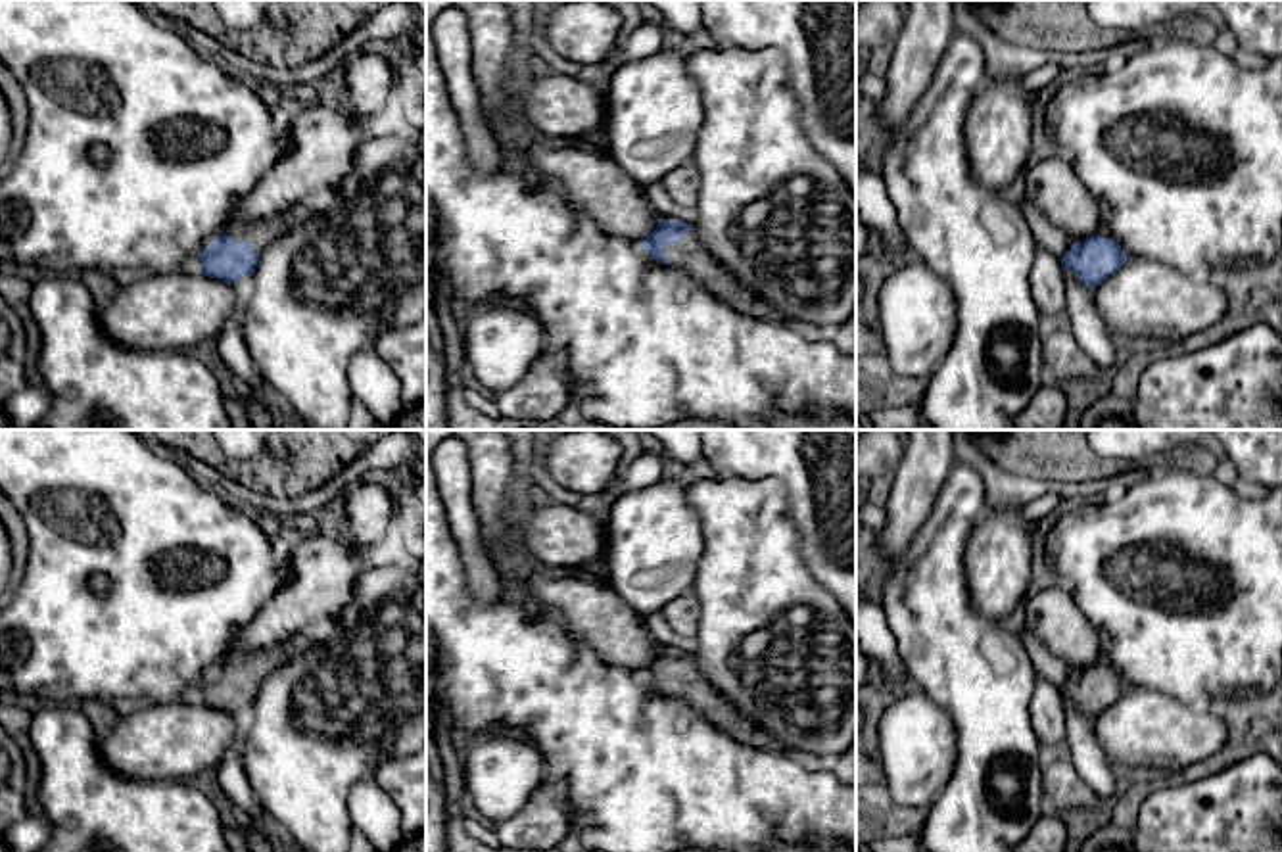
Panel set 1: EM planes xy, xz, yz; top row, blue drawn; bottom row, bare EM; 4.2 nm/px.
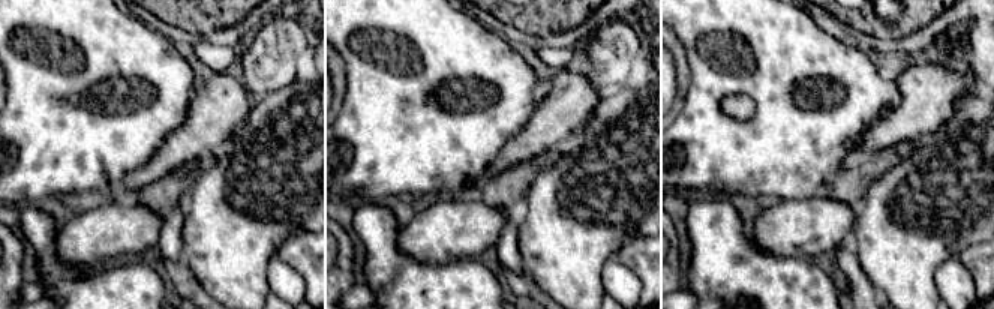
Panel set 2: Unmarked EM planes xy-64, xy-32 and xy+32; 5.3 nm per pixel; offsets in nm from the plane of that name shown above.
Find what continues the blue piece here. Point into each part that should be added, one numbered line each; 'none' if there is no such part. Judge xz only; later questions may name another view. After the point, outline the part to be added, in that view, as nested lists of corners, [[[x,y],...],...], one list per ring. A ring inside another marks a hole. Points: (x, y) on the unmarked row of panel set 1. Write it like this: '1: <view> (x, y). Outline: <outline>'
1: xz (691, 687). Outline: [[[695,660],[683,664],[681,674],[664,677],[670,691],[668,697],[685,702],[700,712],[710,723],[725,731],[729,737],[750,743],[752,746],[793,754],[766,729],[756,727],[748,716],[739,712],[697,668]]]

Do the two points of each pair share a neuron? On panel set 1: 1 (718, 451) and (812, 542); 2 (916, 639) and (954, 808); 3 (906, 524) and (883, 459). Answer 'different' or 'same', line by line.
1: same
2: same
3: different

